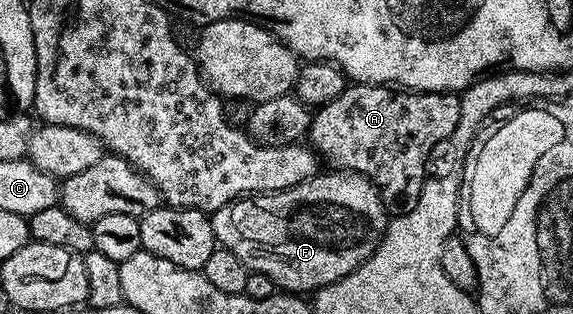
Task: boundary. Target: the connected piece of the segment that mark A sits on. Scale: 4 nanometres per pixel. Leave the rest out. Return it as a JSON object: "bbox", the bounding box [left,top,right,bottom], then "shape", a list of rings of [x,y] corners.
{"bbox":[307,84,459,212],"shape":[[[348,84],[337,98],[330,100],[330,104],[319,107],[313,113],[307,137],[312,138],[311,149],[323,161],[325,158],[333,171],[363,174],[373,186],[379,188],[385,207],[403,212],[420,199],[420,189],[426,181],[424,169],[428,166],[428,157],[443,138],[444,141],[451,139],[459,115],[459,93],[421,94],[391,86]]]}

